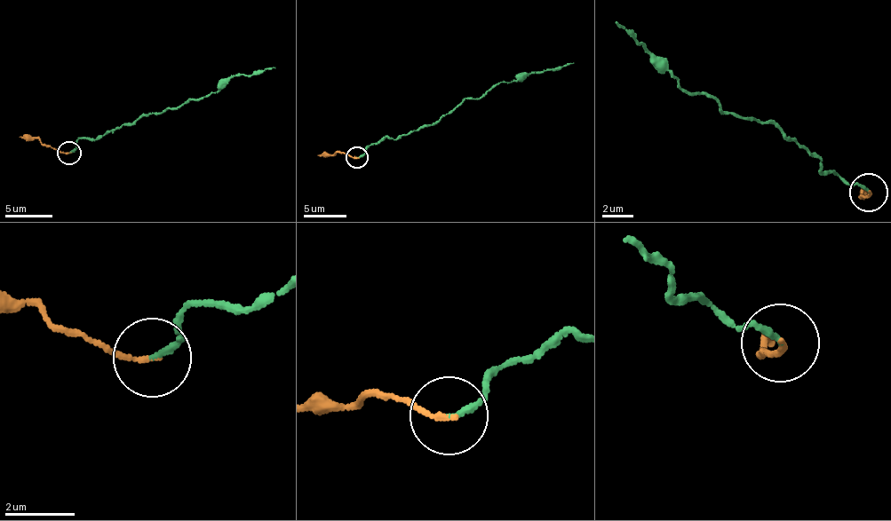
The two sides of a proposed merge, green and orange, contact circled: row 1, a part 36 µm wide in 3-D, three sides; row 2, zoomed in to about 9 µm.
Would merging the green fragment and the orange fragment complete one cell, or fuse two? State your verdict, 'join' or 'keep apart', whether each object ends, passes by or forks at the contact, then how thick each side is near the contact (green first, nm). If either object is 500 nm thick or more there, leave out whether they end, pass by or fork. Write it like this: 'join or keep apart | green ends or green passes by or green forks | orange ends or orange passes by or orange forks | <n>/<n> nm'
join | green ends | orange ends | 160/160 nm

